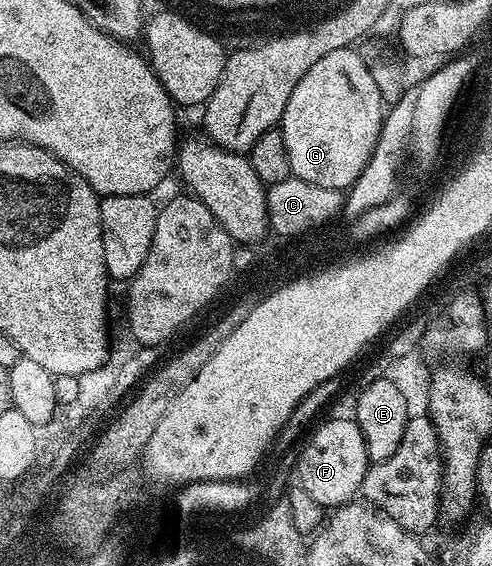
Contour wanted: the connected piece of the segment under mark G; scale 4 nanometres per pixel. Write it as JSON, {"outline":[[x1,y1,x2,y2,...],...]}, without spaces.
{"outline":[[355,49,335,50,322,56,322,60,298,80,294,92,290,92,290,100,286,100,286,112,280,118,278,129,286,144,291,177,323,188,347,191,358,180,375,150,385,113,386,103,380,96,378,84]]}

